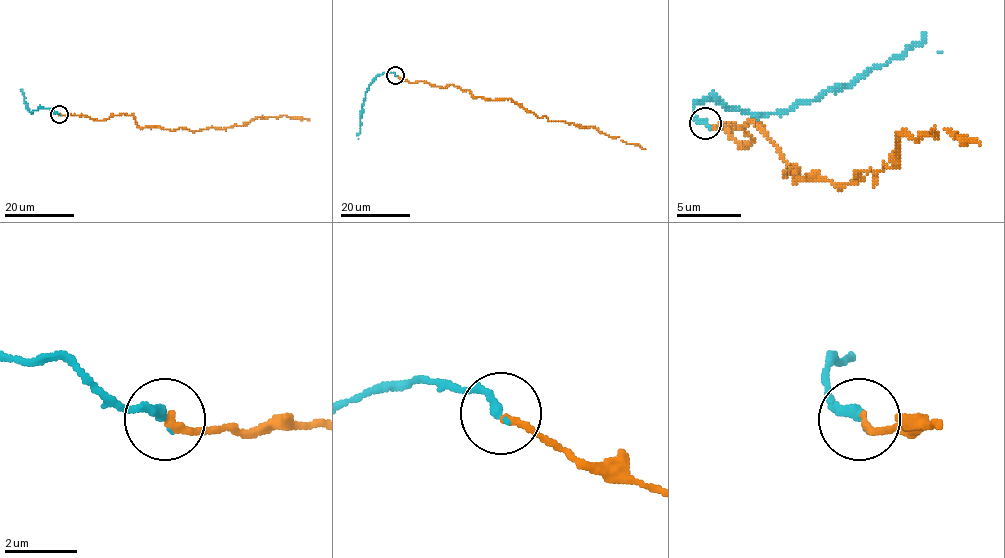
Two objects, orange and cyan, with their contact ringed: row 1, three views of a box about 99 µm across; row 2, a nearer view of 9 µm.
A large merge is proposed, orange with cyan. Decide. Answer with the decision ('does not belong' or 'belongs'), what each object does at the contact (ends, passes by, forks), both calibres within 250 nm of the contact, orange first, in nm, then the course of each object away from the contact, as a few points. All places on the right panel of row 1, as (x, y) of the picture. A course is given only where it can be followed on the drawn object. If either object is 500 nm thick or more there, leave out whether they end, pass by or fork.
belongs | orange ends | cyan ends | 200/280 nm | orange via (706, 123), (735, 126), (745, 148), (742, 126), (758, 123), (793, 184), (877, 177), (899, 135), (980, 145) | cyan via (706, 123), (697, 119), (693, 106), (703, 100), (722, 100), (748, 113), (787, 113), (925, 42), (941, 52)

